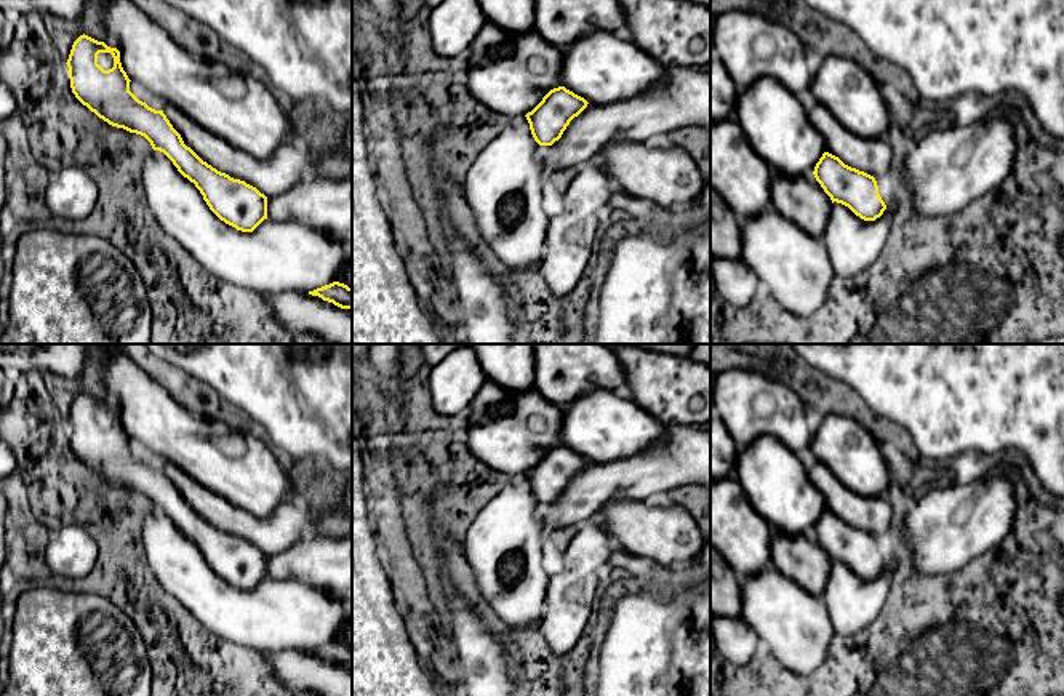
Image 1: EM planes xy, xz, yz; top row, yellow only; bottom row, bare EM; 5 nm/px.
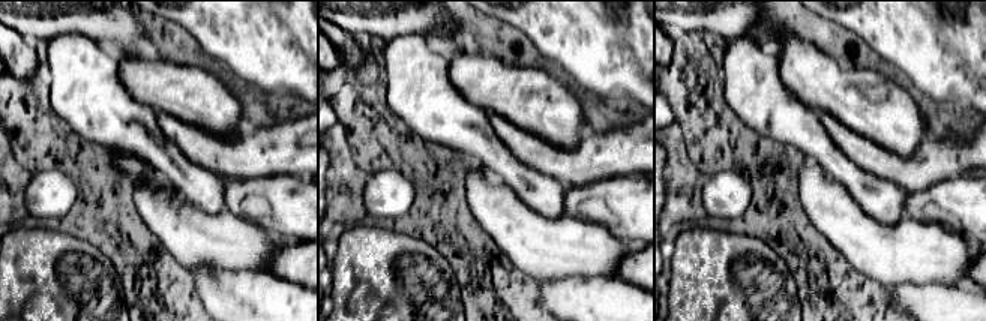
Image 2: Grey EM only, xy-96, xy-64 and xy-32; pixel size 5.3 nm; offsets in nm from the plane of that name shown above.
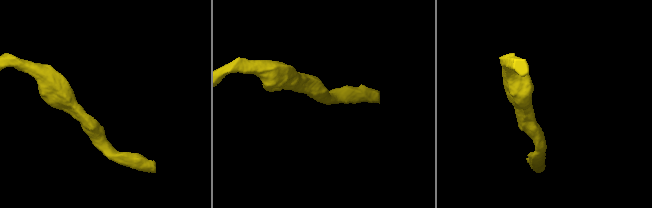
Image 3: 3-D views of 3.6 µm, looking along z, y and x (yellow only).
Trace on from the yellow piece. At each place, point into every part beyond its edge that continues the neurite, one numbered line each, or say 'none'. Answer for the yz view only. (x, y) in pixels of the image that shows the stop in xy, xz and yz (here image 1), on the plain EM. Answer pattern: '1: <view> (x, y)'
none

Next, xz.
none

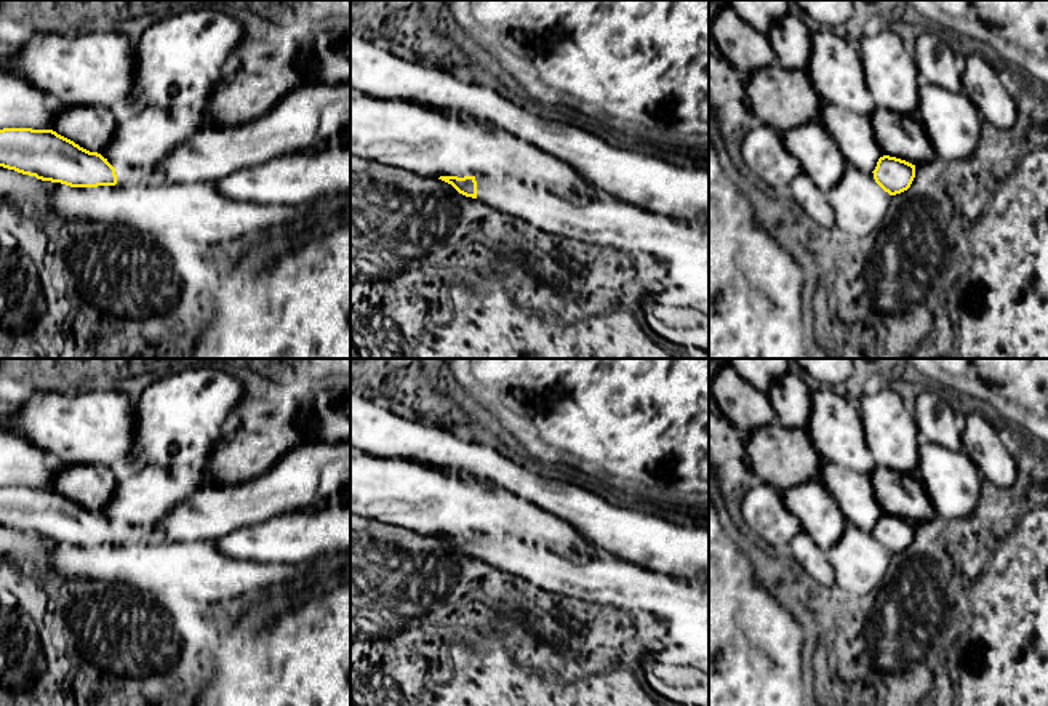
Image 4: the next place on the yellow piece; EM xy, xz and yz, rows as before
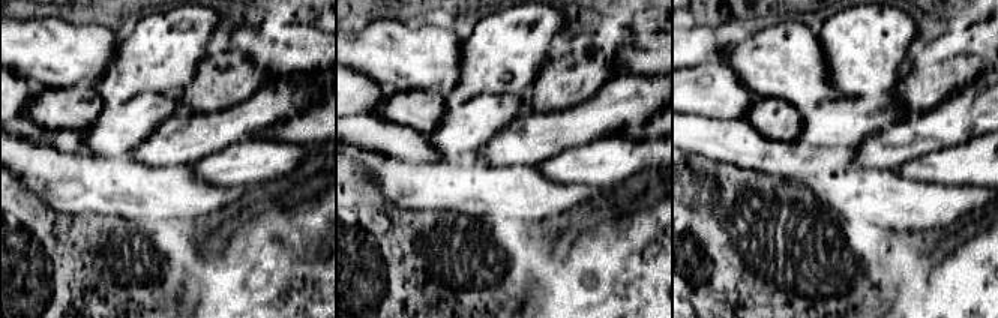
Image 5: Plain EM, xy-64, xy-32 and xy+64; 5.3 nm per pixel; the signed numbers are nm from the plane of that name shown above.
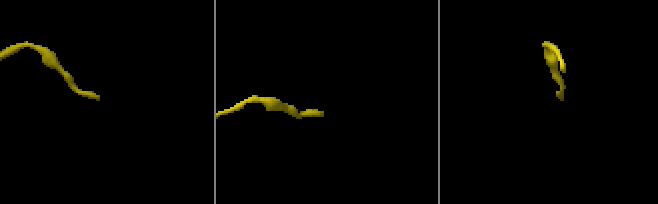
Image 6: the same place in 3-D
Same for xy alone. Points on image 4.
1: xy (154, 537)

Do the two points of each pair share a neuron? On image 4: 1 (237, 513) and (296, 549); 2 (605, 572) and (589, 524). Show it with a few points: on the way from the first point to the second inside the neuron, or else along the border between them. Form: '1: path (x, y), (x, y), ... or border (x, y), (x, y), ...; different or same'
1: border (292, 511), (239, 527), (221, 538); different
2: border (616, 556), (652, 570); different

